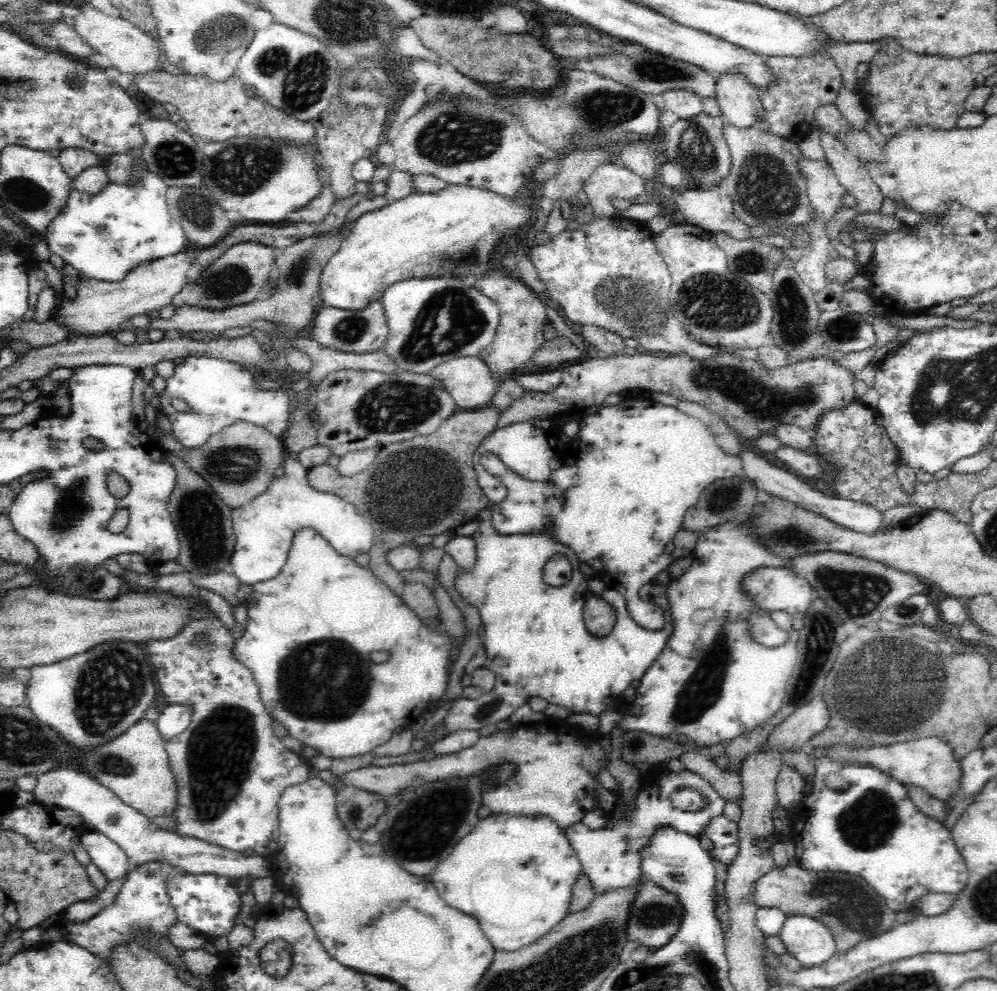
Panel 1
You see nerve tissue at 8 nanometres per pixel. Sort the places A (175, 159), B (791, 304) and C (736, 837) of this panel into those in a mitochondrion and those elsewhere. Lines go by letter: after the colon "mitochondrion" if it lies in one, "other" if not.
A: mitochondrion
B: mitochondrion
C: other

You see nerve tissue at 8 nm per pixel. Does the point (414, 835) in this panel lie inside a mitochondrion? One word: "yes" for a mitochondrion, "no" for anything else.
yes

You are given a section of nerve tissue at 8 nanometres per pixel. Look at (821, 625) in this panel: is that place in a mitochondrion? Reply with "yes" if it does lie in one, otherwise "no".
yes

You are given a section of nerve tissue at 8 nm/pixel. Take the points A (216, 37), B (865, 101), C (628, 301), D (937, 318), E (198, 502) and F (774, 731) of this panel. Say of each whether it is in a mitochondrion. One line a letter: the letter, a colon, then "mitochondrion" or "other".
A: mitochondrion
B: other
C: mitochondrion
D: other
E: mitochondrion
F: other

